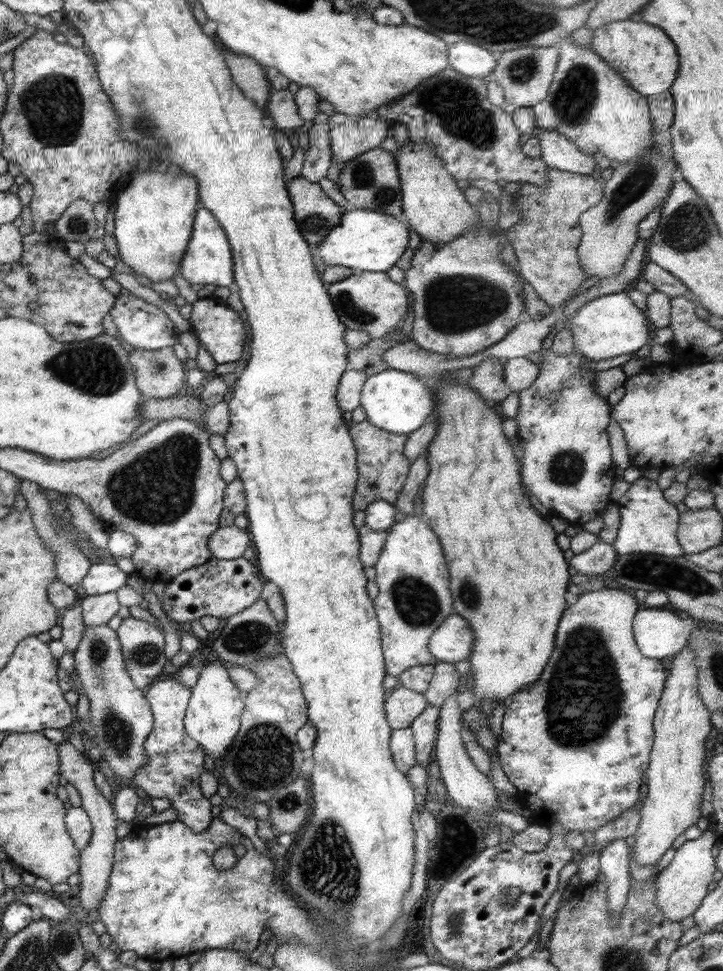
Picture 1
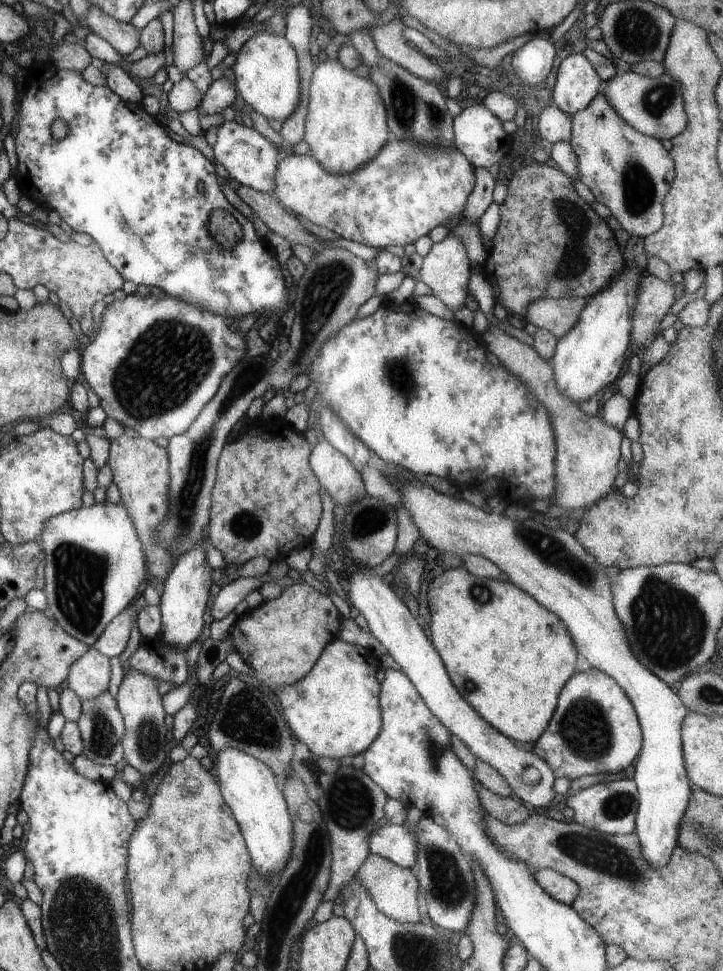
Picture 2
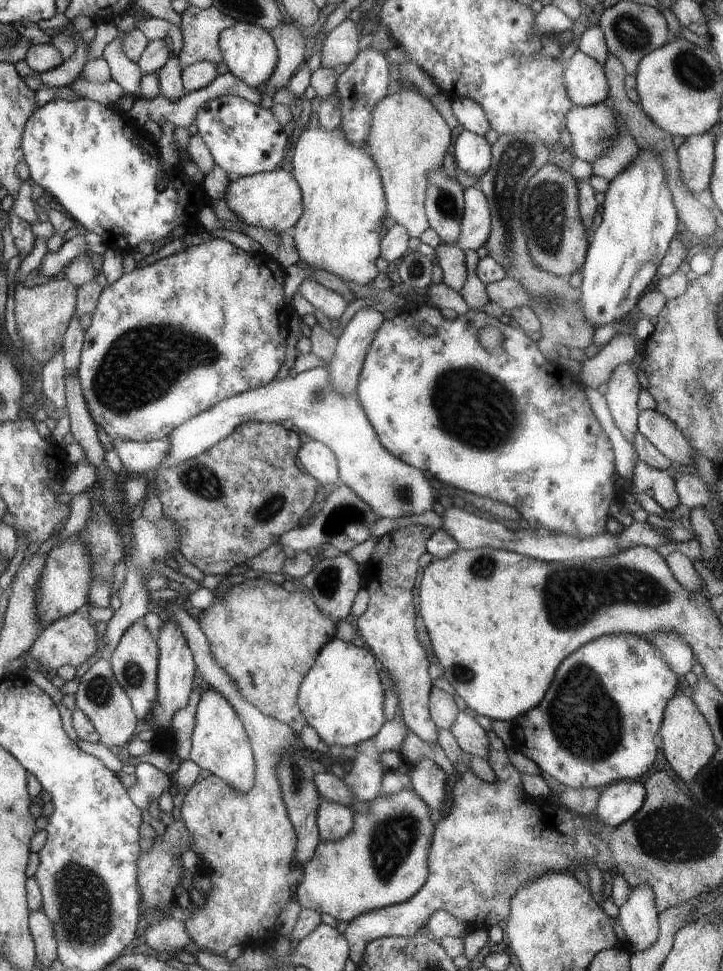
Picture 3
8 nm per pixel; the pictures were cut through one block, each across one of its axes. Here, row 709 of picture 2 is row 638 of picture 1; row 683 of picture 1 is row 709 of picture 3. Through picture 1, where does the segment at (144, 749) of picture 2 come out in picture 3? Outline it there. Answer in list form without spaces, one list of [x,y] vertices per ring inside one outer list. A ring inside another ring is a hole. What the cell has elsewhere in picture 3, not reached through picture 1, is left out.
[[[139,618],[125,630],[115,649],[106,656],[110,662],[113,679],[125,692],[137,721],[151,714],[156,701],[158,649],[154,640],[153,633],[145,628],[143,618]]]

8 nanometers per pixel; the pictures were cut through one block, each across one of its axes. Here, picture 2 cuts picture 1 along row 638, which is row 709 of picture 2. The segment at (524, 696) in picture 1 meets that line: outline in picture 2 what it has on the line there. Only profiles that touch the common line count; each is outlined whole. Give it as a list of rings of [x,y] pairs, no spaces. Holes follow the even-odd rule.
[[[591,667],[581,670],[581,672],[575,672],[563,684],[561,694],[557,698],[555,711],[545,730],[533,742],[532,752],[549,764],[555,779],[565,777],[572,781],[582,775],[607,775],[621,772],[631,765],[641,748],[641,730],[631,702],[607,674]]]

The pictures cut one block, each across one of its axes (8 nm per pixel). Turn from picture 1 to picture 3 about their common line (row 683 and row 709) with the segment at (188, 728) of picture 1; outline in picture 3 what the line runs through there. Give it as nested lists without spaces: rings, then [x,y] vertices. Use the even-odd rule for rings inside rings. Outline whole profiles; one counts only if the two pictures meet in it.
[[[209,689],[201,694],[194,718],[190,750],[186,760],[219,778],[235,793],[247,793],[254,786],[256,765],[250,741],[231,706],[222,695]]]

